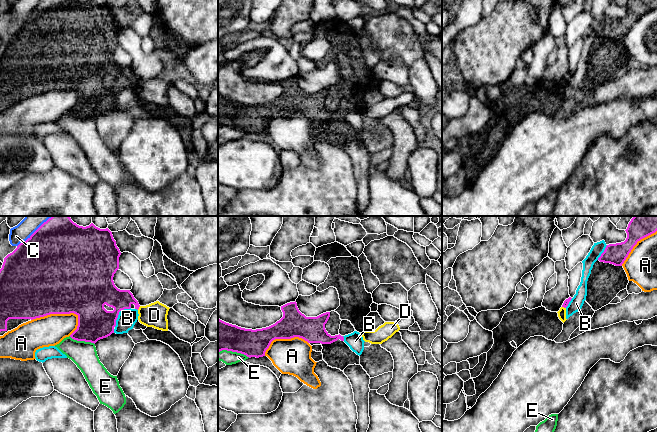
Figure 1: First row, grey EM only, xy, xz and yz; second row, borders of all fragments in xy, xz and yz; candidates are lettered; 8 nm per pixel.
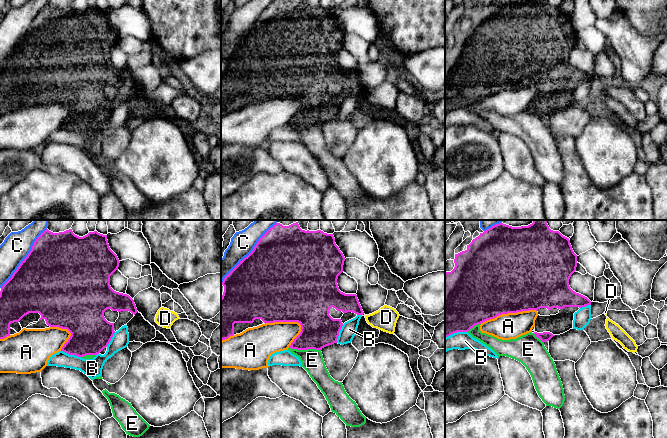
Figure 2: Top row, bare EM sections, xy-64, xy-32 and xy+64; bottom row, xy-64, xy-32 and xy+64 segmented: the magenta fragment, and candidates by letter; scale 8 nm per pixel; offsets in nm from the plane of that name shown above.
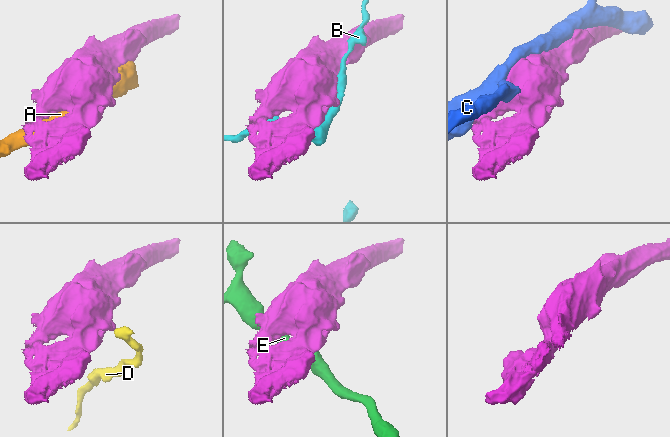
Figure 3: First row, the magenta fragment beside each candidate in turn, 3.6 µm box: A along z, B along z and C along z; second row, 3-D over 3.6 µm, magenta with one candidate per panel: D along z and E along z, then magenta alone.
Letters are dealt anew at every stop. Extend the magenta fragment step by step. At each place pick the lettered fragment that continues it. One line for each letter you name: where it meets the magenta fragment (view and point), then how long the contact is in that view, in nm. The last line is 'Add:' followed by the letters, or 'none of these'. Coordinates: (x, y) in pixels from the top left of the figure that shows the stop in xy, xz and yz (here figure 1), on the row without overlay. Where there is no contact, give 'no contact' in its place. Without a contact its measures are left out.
Add: none of these

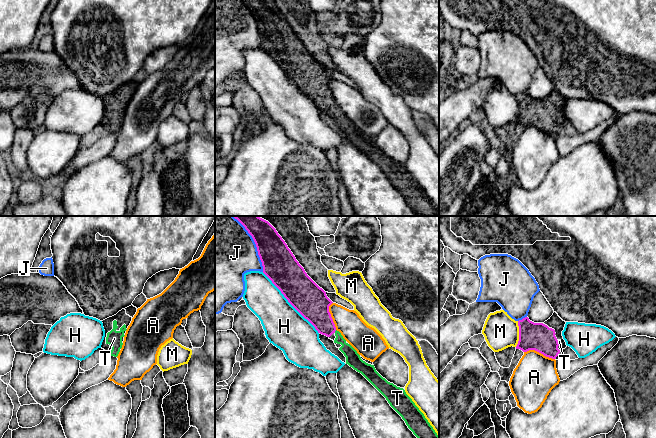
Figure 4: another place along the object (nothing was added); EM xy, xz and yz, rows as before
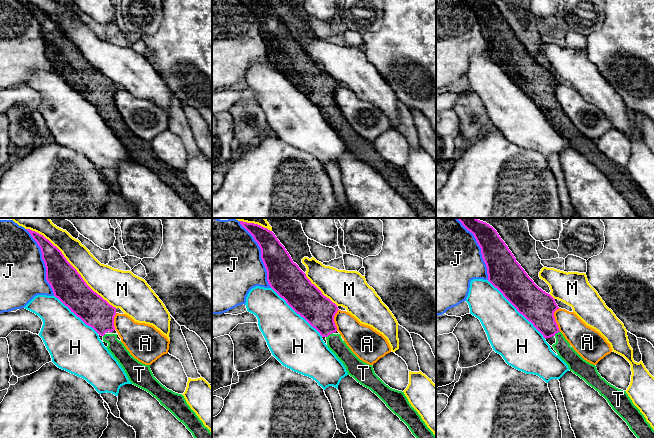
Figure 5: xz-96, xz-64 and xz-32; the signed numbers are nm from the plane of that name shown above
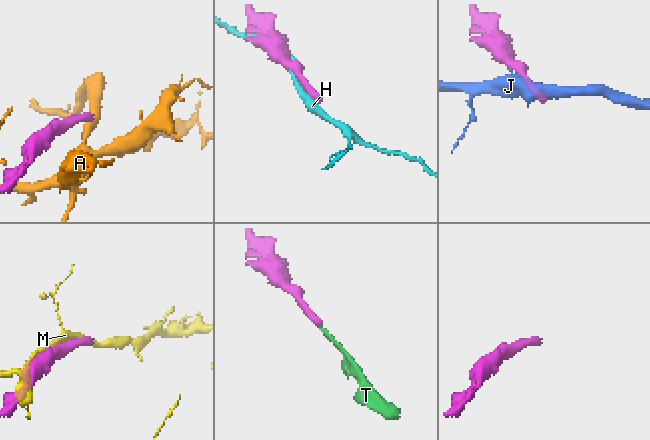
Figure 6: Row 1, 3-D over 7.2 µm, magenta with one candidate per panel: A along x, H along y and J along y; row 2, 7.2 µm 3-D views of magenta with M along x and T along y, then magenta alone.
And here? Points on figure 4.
T: meets magenta in xz at (335, 106); contact 30 nm long
Add: T

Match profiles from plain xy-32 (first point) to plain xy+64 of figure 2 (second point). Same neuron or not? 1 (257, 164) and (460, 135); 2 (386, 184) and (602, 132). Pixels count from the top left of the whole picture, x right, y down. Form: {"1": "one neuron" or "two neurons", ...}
{"1": "one neuron", "2": "one neuron"}

